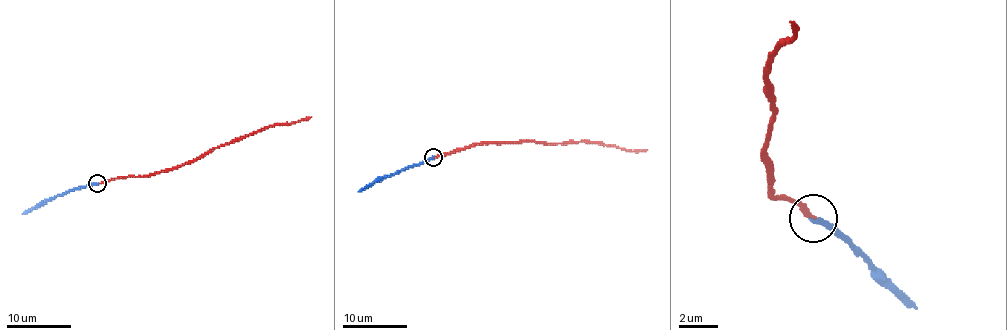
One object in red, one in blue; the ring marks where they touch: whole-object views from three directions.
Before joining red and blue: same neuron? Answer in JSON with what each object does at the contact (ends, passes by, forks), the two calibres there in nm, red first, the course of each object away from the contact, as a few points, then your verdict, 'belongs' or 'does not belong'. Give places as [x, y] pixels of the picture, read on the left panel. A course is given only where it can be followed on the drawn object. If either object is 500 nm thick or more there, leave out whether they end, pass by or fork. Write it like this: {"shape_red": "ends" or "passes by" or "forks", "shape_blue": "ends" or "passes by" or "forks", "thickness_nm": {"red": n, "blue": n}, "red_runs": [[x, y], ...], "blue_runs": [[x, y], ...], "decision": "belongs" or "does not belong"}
{"shape_red": "ends", "shape_blue": "ends", "thickness_nm": {"red": 240, "blue": 280}, "red_runs": [[96, 183], [167, 172], [269, 126], [311, 117]], "blue_runs": [[96, 184], [45, 199], [22, 214]], "decision": "belongs"}

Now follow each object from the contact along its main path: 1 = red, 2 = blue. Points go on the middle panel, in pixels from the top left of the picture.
1: (432, 157), (476, 145), (532, 141), (590, 141), (632, 151), (647, 149)
2: (432, 157), (381, 177), (358, 191)

